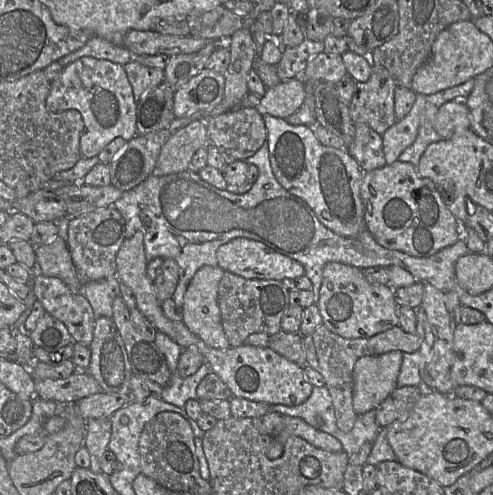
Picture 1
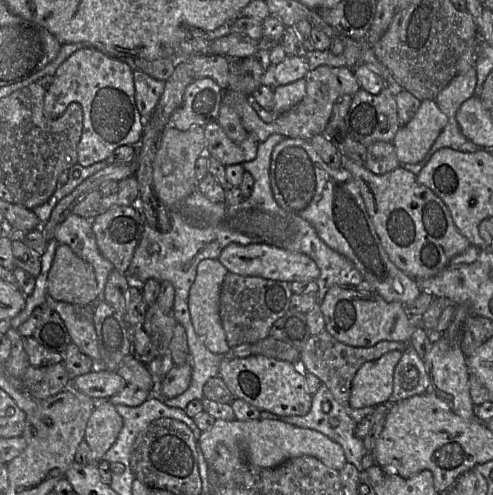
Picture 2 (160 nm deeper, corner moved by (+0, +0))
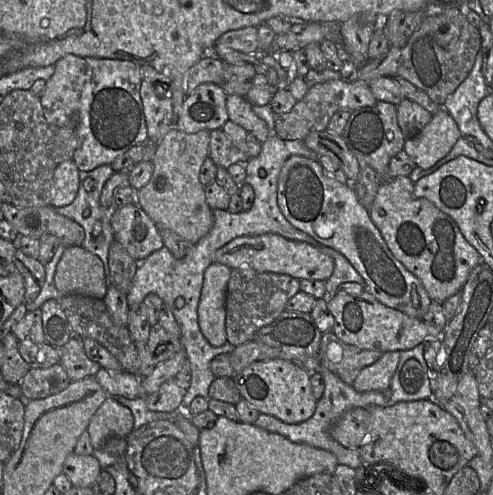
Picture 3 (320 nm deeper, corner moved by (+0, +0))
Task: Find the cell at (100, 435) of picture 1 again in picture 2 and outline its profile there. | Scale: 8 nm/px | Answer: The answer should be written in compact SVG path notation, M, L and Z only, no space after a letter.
M109 400L97 401L85 431L89 446L89 463L98 464L116 441L123 427L123 419Z

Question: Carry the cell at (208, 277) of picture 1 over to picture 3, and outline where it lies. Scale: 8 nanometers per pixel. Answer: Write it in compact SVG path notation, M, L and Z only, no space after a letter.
M211 263L204 272L198 304L198 323L207 341L214 347L227 342L226 296L231 268Z

